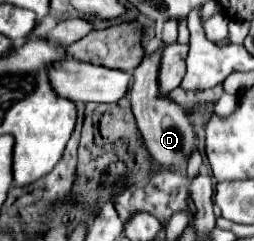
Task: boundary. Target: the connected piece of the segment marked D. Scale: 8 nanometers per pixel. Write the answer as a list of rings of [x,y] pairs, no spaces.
[[[155,52],[153,56],[143,58],[143,62],[135,68],[135,80],[129,92],[131,98],[131,108],[137,120],[137,128],[143,136],[143,142],[149,150],[149,154],[153,156],[155,162],[167,164],[169,162],[187,162],[191,150],[193,150],[193,140],[195,140],[195,132],[191,122],[187,120],[185,112],[171,102],[169,98],[159,98],[159,84],[157,84],[157,70],[159,70],[159,54]]]

